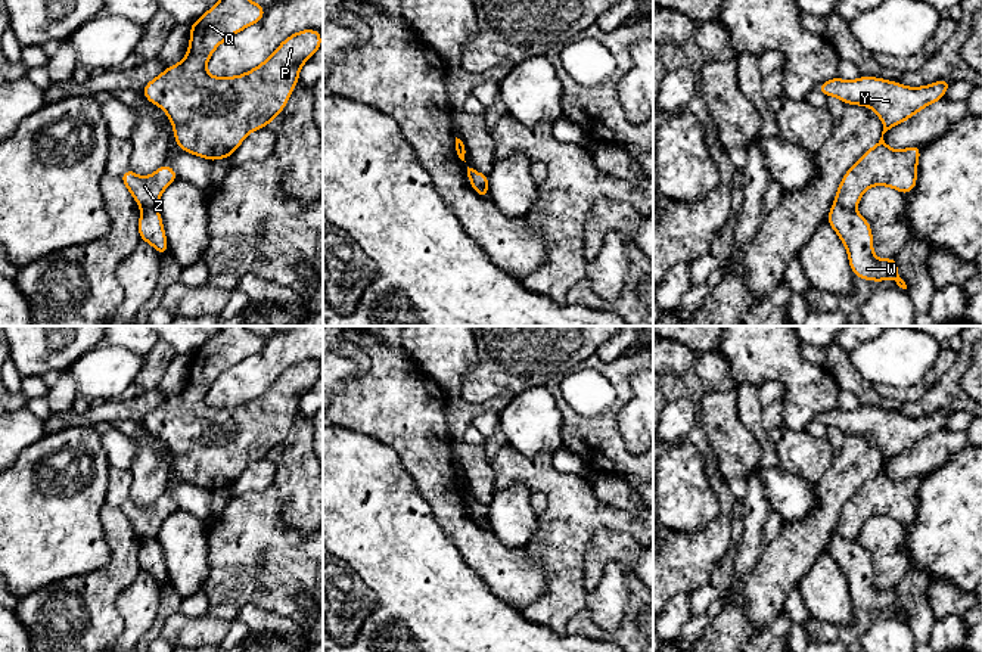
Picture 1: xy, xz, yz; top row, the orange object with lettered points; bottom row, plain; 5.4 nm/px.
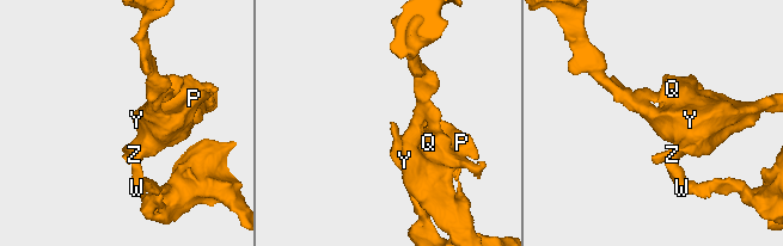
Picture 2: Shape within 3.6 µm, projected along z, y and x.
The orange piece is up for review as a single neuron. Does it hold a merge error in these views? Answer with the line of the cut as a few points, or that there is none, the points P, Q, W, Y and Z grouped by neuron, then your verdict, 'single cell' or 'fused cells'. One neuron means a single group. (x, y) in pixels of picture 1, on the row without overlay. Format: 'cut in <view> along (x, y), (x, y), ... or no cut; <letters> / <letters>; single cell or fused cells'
cut in yz along (835, 531), (845, 539), (854, 540); P Q Y Z / W; fused cells

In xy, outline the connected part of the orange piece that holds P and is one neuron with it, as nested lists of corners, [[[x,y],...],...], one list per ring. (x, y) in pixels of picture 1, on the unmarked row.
[[[223,326],[203,347],[190,356],[190,373],[184,389],[168,397],[142,420],[170,448],[180,479],[217,491],[230,488],[245,468],[267,457],[286,437],[302,395],[321,378],[321,361],[302,360],[285,369],[257,398],[236,407],[211,407],[206,394],[229,367],[258,354],[265,339],[245,326]]]

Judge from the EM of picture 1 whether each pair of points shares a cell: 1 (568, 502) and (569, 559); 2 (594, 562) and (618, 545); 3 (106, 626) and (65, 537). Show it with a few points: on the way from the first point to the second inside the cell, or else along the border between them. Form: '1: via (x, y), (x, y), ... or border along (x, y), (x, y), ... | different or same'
1: via (571, 517), (569, 545) | same
2: via (600, 556), (612, 546) | same
3: border along (111, 553), (111, 559), (101, 568), (49, 584) | different

